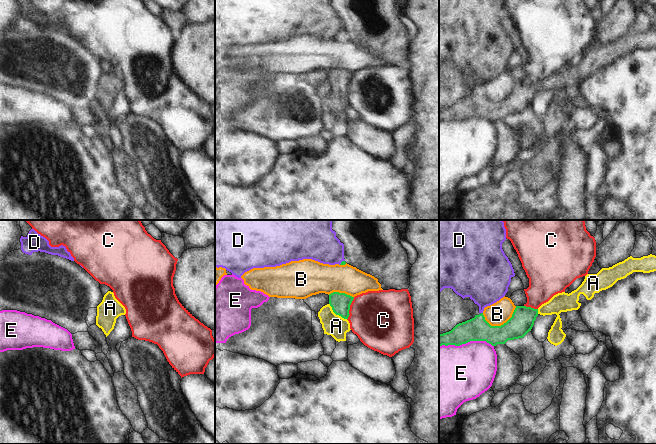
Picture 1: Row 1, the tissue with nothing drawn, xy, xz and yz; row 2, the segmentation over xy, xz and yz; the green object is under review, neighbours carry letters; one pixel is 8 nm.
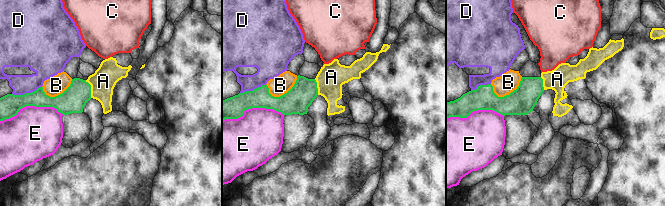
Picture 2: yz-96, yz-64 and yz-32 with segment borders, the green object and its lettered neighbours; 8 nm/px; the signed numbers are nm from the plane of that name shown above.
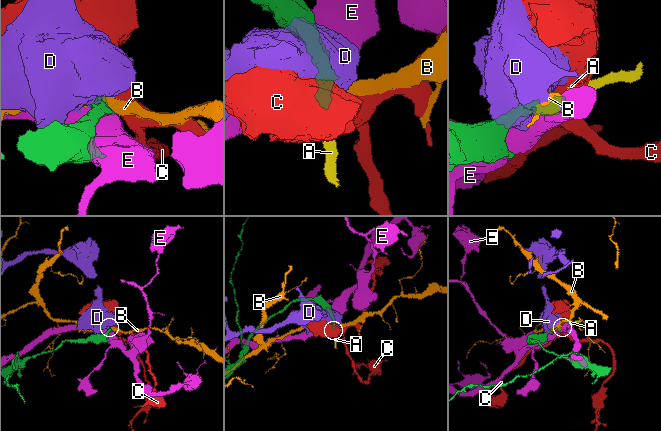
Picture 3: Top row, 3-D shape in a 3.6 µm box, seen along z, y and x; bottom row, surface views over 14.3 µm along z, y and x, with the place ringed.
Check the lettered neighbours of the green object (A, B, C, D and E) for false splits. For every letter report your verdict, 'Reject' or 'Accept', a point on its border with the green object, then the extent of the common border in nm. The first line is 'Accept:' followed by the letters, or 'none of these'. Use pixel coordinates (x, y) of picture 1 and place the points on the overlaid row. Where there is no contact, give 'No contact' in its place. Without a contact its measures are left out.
Accept: A
A: Accept. Touches green at xz (336, 314). Shared border 190 nm
B: Reject. Touches green at yz (501, 325). Shared border 280 nm
C: Reject. Touches green at xz (349, 308). Shared border 190 nm
D: Reject. Touches green at xz (341, 262). Shared border 60 nm
E: Reject. Touches green at yz (466, 342). Shared border 440 nm.

